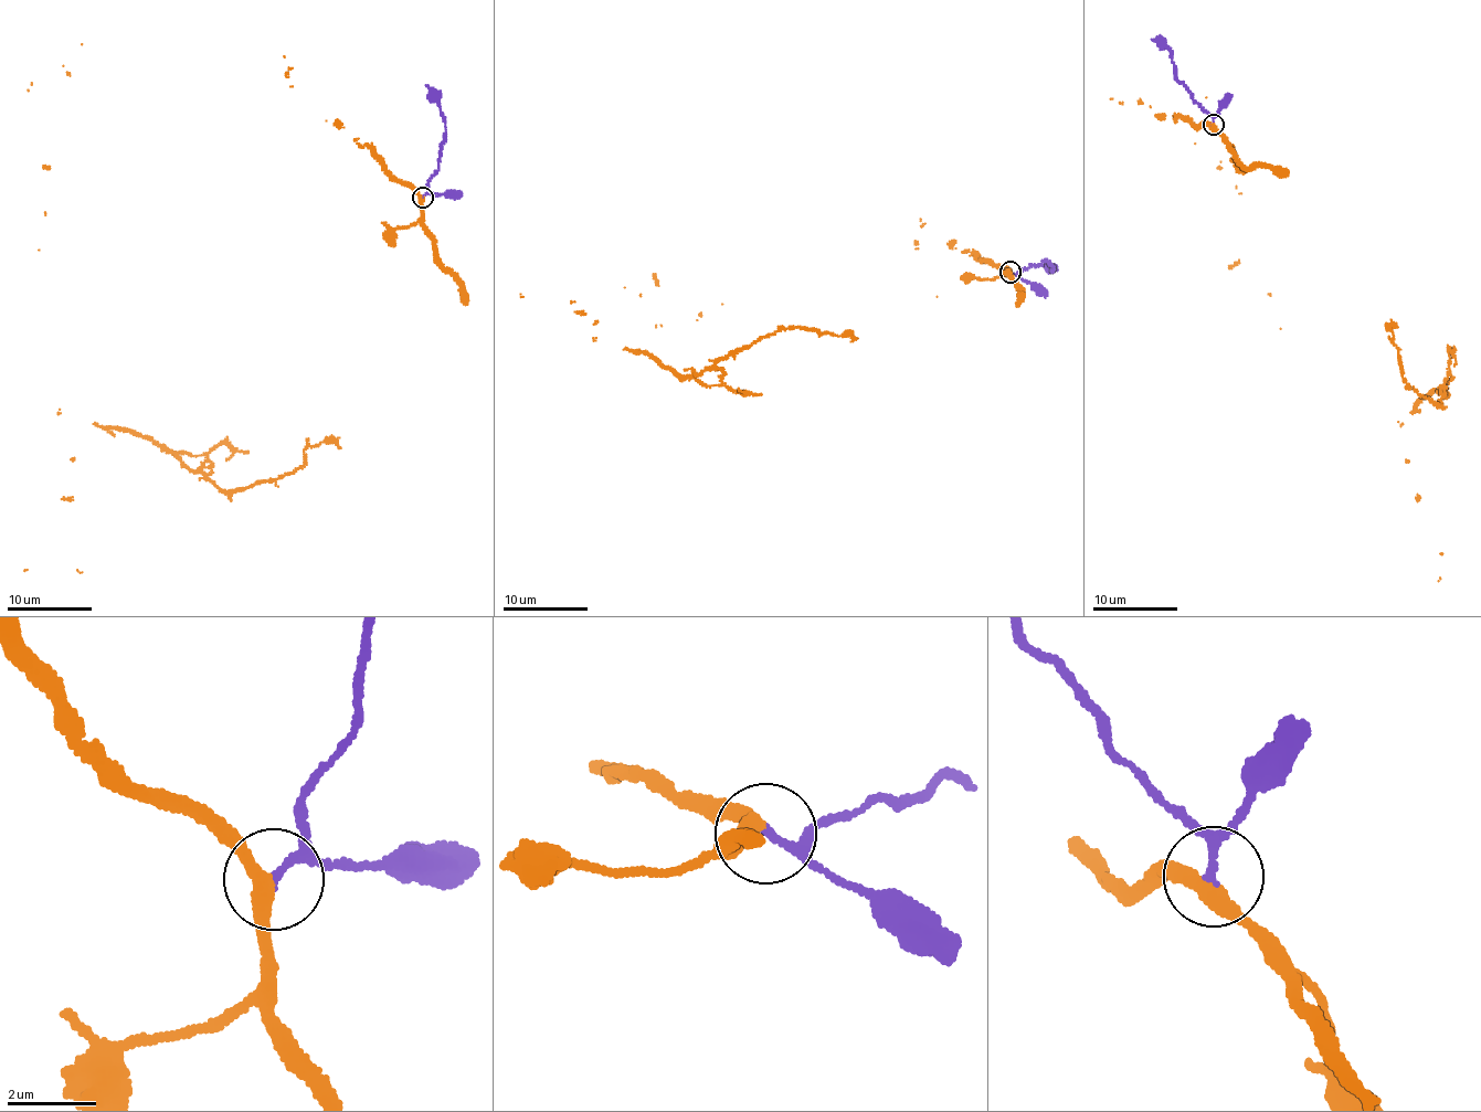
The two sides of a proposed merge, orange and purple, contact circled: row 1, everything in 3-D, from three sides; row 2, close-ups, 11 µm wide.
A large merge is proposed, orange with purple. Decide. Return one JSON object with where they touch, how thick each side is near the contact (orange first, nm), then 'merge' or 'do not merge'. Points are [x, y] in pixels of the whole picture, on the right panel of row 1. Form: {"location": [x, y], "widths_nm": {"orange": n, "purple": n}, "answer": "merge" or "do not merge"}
{"location": [1213, 124], "widths_nm": {"orange": 320, "purple": 130}, "answer": "merge"}

